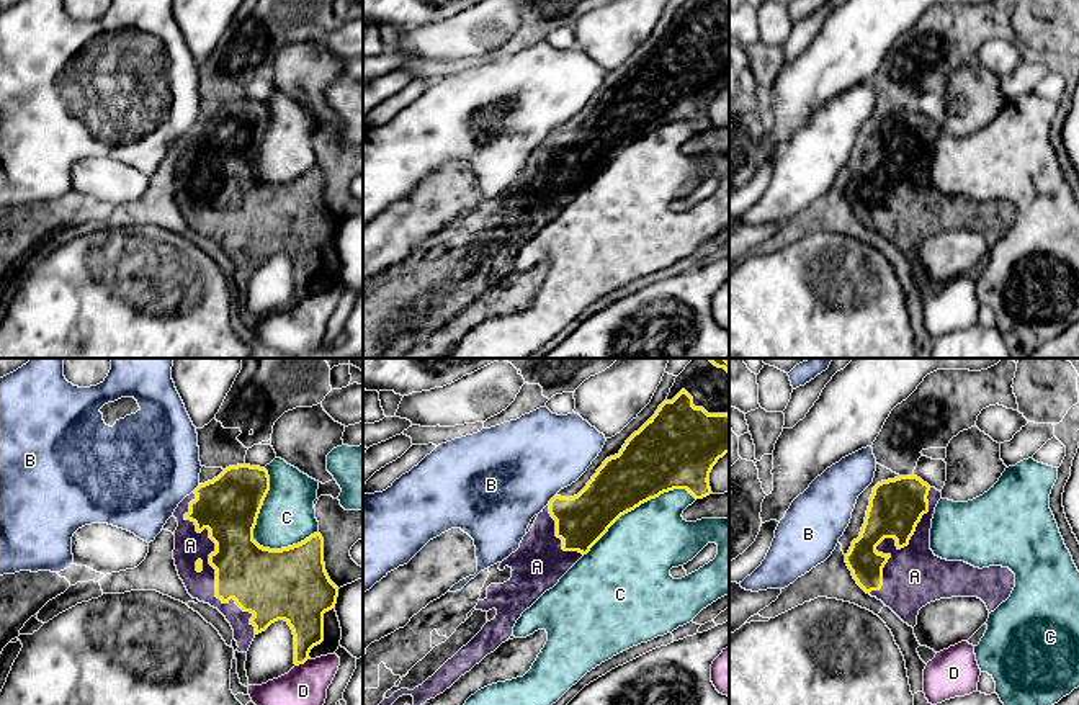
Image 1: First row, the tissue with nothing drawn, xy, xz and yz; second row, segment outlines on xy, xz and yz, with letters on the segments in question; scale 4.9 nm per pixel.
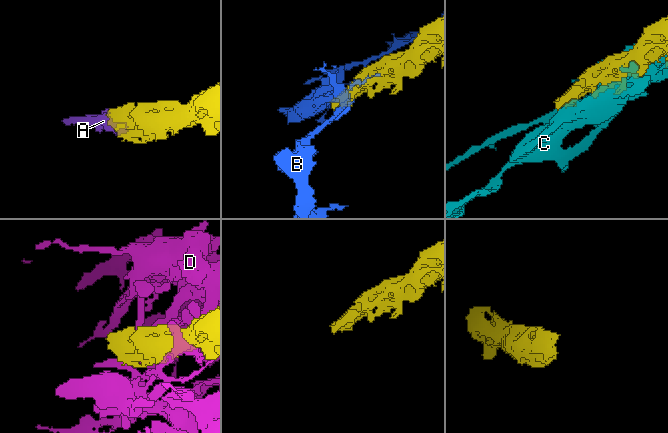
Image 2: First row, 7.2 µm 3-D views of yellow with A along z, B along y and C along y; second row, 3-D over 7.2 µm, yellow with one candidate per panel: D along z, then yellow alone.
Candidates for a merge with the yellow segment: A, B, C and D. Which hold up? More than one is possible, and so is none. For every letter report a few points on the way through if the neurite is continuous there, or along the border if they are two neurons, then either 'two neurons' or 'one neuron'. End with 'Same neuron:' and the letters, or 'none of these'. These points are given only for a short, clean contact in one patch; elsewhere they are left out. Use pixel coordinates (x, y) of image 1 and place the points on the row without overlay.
A: one neuron
B: border along xz (556, 128), (546, 138); two neurons
C: two neurons
D: two neurons
Same neuron: A

